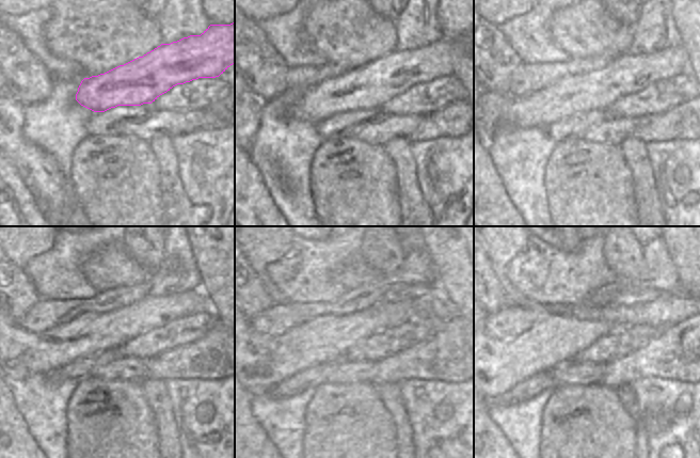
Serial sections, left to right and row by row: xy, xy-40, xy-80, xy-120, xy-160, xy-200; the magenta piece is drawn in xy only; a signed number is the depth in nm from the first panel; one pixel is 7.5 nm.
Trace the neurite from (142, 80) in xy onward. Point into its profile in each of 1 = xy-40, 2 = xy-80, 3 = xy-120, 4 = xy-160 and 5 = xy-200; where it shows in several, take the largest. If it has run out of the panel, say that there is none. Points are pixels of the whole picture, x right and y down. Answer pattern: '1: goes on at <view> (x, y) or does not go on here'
1: goes on at xy-40 (367, 88)
2: goes on at xy-80 (624, 75)
3: goes on at xy-120 (20, 353)
4: goes on at xy-160 (259, 362)
5: goes on at xy-200 (495, 366)

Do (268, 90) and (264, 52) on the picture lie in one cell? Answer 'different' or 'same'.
same

